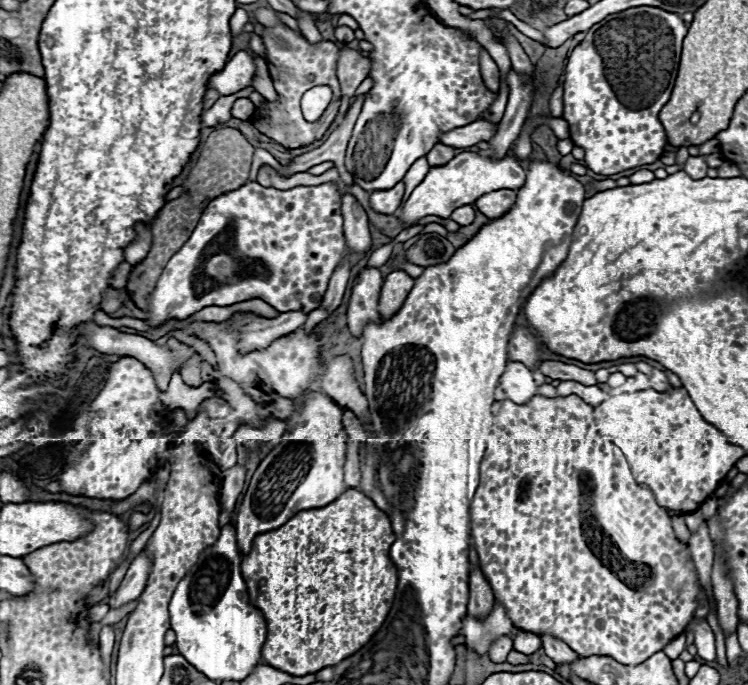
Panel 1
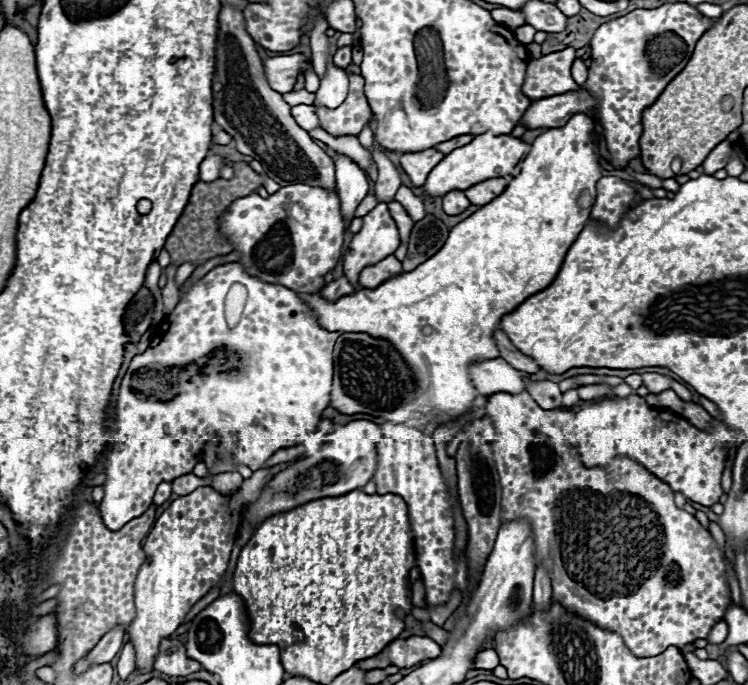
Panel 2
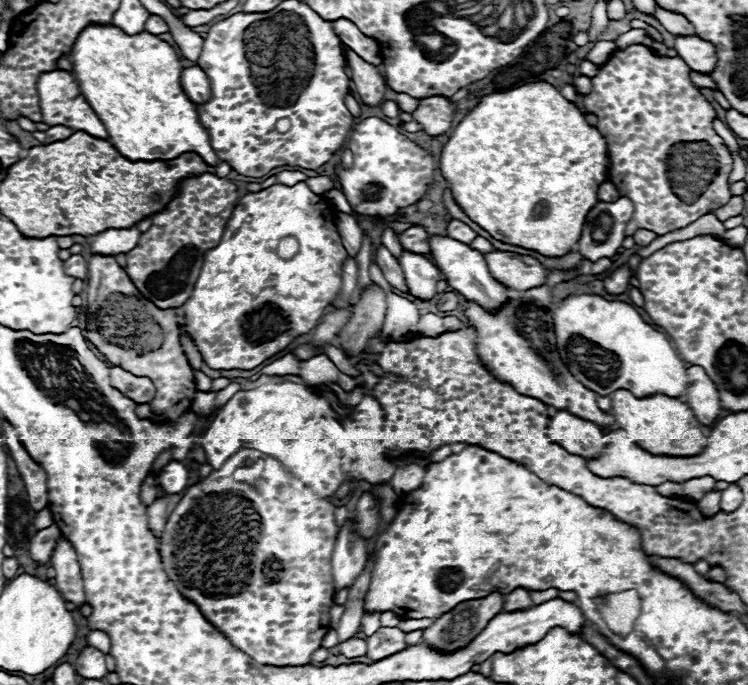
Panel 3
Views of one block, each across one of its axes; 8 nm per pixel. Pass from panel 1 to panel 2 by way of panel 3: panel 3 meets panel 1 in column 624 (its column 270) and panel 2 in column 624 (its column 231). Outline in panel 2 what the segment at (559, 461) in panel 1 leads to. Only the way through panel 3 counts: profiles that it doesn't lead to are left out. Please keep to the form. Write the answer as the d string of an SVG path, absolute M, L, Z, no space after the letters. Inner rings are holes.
M496 392L496 394L490 394L488 400L486 400L486 416L492 420L494 430L496 430L496 438L492 442L492 452L494 452L494 458L496 458L496 468L500 470L502 522L516 520L516 518L526 518L532 524L534 536L536 536L536 562L546 562L548 564L548 560L550 560L552 596L562 606L572 610L574 614L592 620L594 624L598 624L604 630L618 632L624 638L626 646L640 658L662 654L668 646L682 648L686 644L696 642L698 638L708 638L710 630L724 618L728 606L732 604L730 586L728 586L728 578L726 578L726 562L724 562L722 550L718 548L712 534L692 514L688 514L686 510L676 508L674 492L670 490L670 486L666 482L662 482L660 478L656 478L652 472L648 472L638 462L630 460L630 458L614 458L606 468L584 468L582 462L580 462L580 456L574 450L570 450L570 444L566 440L562 440L562 430L560 430L562 420L572 422L574 412L562 410L562 408L542 410L532 400L532 396L528 392L520 392L520 394ZM616 474L622 474L622 478L618 482L610 482L610 478L614 478Z

